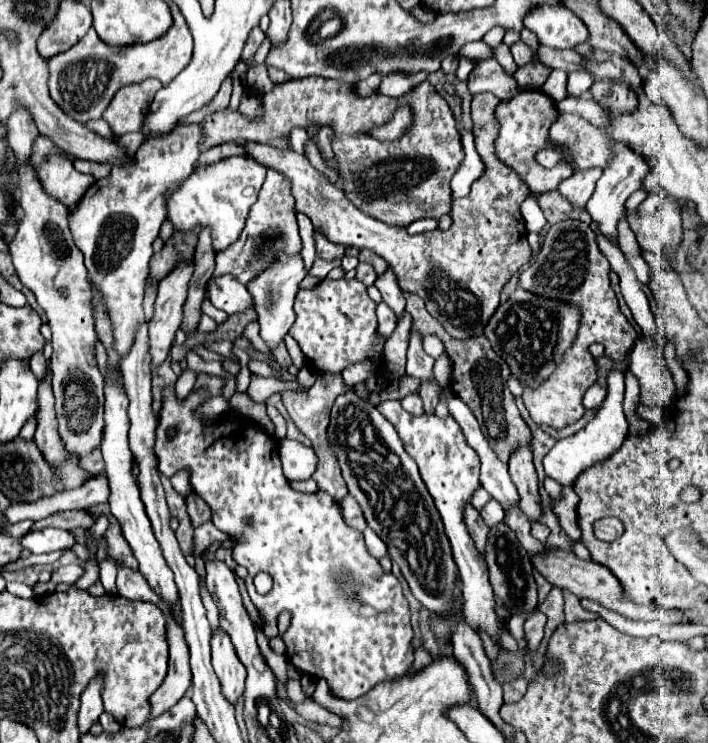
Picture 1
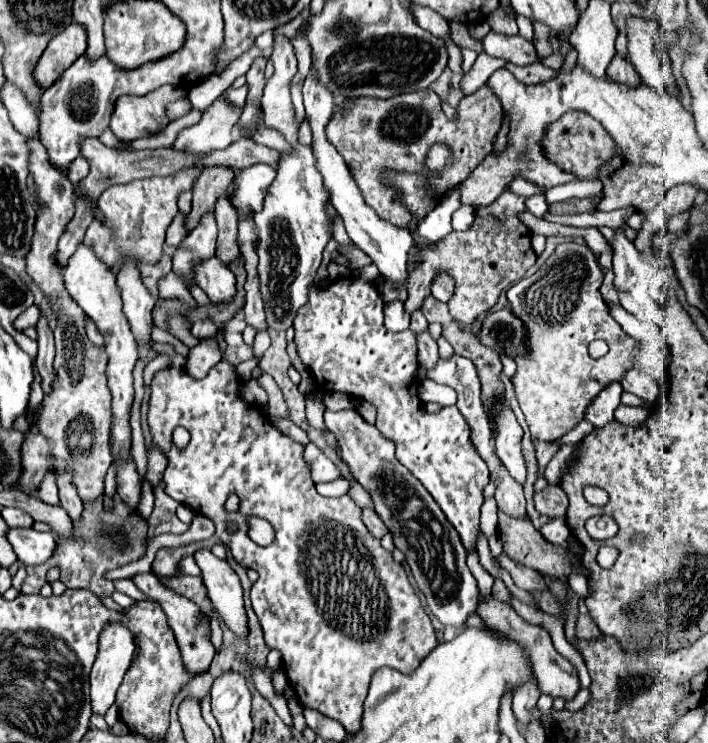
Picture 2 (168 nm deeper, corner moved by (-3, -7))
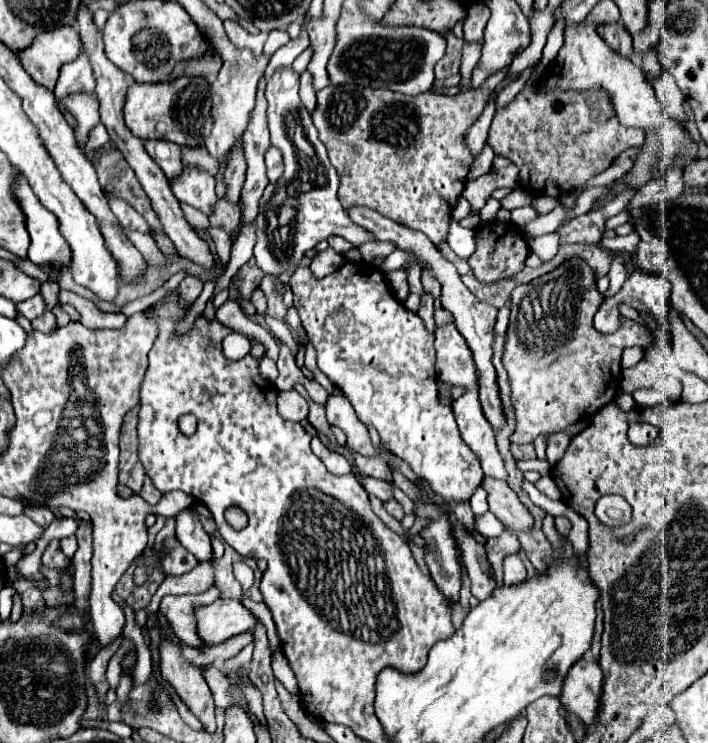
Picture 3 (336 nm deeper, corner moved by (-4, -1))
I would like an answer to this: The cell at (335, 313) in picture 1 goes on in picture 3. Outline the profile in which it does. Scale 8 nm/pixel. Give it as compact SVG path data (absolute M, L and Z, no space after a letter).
M346 262L336 272L324 278L316 278L308 266L298 266L290 276L290 288L294 294L294 306L298 306L302 326L308 340L318 352L318 368L342 388L350 400L358 420L366 426L374 426L380 438L386 442L392 454L412 466L412 470L430 482L430 486L448 502L458 504L468 500L480 486L484 474L478 458L462 442L454 414L450 406L440 404L434 368L434 334L426 330L418 314L406 310L388 290L384 274L374 270L366 262Z

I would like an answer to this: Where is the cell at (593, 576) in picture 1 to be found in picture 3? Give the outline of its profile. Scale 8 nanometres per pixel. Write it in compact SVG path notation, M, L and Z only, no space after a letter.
M486 476L480 486L488 492L490 512L506 524L506 530L512 530L518 534L518 532L532 528L534 520L532 520L530 512L512 492L512 488L506 484L506 480L496 480L496 478Z

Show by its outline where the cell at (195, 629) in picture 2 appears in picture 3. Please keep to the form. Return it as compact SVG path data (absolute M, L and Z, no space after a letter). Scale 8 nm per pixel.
M218 598L196 610L198 634L206 646L226 642L228 638L248 632L258 624L258 618L238 600Z

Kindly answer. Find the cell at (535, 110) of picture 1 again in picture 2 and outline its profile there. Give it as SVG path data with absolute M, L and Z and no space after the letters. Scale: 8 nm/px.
M519 176L511 182L511 192L529 198L529 196L535 196L535 194L545 194L545 188L541 188L541 186L537 186L537 184L533 184L533 182Z

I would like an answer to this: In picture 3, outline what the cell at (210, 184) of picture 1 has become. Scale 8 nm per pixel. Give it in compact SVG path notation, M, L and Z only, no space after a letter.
M270 146L266 152L266 166L268 166L268 178L270 182L276 182L282 176L284 162L282 162L282 152L276 146Z

